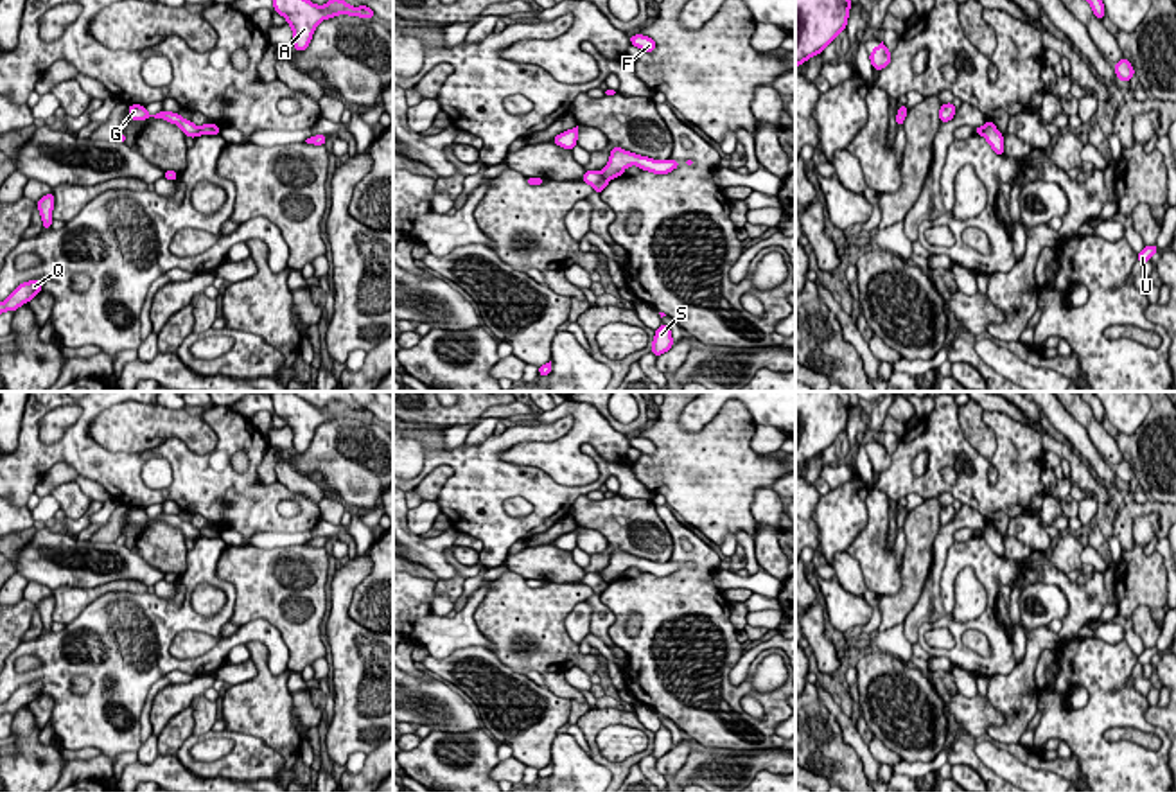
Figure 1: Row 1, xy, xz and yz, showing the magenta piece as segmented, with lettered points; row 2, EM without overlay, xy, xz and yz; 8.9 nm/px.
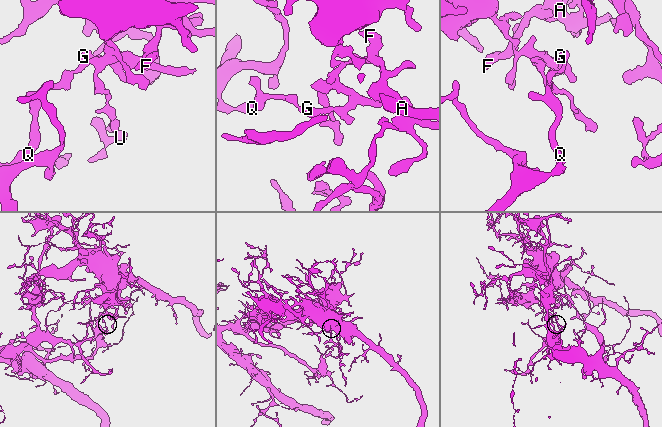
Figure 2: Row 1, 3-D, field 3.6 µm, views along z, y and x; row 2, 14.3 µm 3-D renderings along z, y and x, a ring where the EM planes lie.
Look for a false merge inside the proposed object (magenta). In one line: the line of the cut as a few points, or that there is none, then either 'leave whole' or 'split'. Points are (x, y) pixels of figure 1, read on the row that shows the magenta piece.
xz (600, 173), (607, 182) | split

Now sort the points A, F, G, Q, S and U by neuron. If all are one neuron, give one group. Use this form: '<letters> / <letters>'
A F S / G Q U

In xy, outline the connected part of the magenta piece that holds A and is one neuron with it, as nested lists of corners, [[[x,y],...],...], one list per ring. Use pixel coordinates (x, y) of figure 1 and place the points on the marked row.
[[[273,0],[273,7],[293,29],[293,45],[298,52],[307,48],[316,25],[327,18],[338,14],[375,18],[373,11],[364,4],[361,7],[352,7],[345,0],[329,0],[323,7],[309,0]]]

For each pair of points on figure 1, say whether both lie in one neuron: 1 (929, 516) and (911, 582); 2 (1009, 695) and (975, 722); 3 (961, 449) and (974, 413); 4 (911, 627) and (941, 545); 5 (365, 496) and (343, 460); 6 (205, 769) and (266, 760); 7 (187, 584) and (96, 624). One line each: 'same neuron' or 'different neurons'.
1: same neuron
2: different neurons
3: different neurons
4: same neuron
5: same neuron
6: same neuron
7: same neuron

